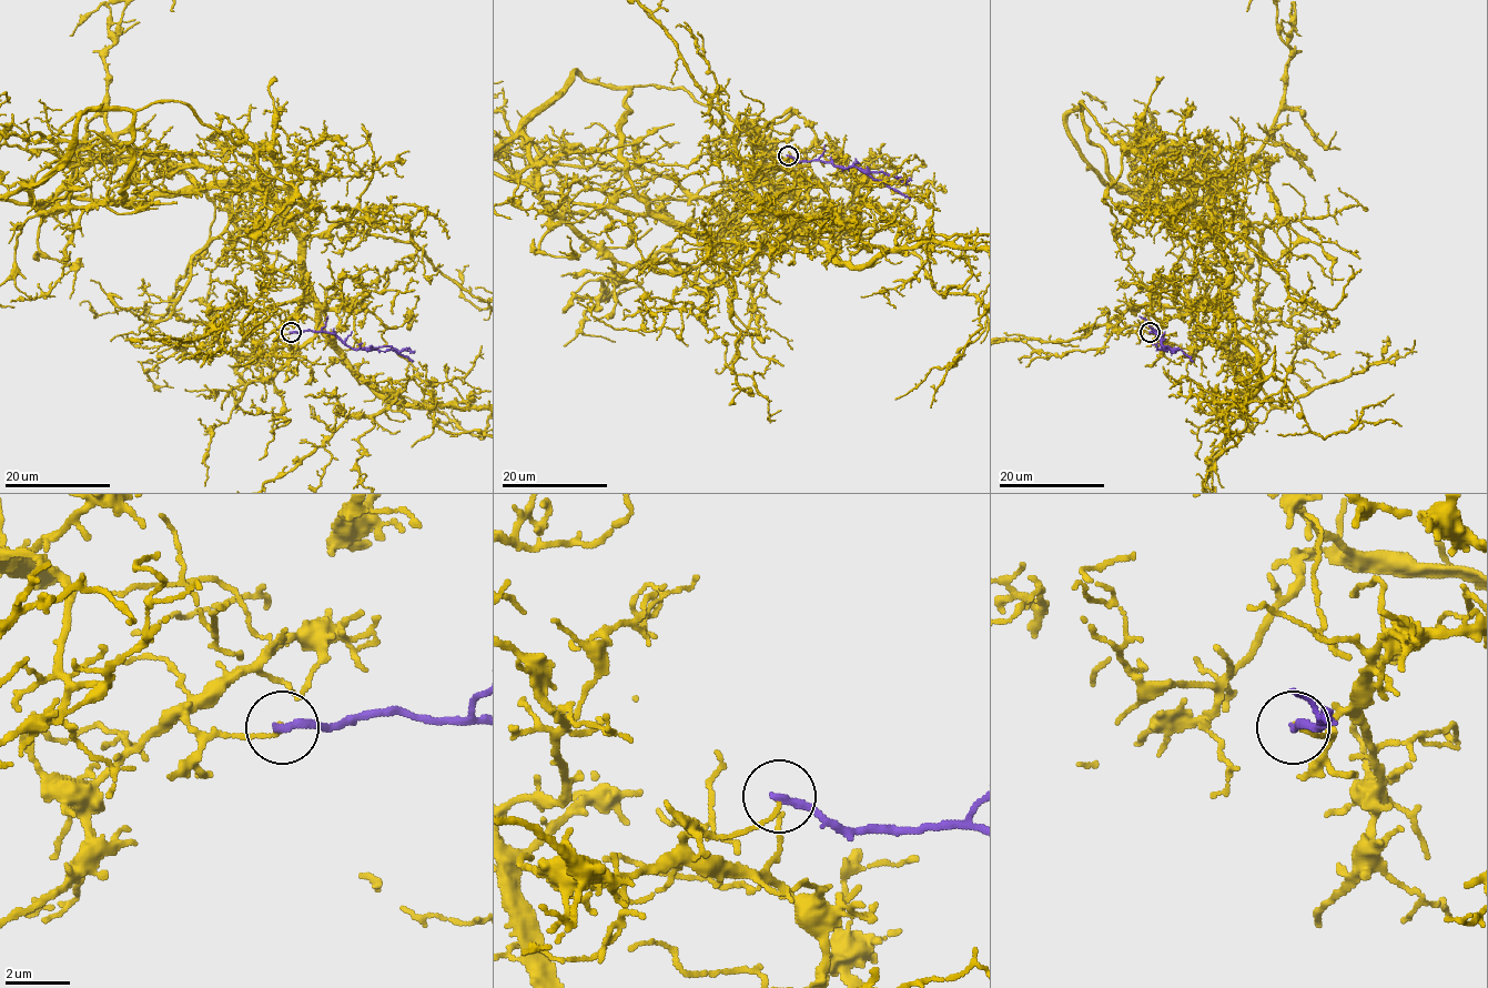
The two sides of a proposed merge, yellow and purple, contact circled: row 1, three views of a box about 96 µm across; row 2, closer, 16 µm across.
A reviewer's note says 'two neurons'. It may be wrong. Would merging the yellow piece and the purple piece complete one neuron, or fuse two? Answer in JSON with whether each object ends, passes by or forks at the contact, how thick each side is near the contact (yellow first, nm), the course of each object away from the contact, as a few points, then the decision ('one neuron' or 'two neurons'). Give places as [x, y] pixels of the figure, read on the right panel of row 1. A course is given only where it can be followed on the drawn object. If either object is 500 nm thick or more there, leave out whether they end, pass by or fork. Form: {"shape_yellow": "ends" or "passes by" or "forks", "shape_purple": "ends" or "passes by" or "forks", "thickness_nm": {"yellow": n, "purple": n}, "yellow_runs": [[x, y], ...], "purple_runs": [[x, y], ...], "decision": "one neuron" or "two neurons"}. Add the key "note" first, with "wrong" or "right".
{"note": "right", "shape_yellow": "ends", "shape_purple": "ends", "thickness_nm": {"yellow": 120, "purple": 260}, "yellow_runs": [[1151, 333], [1230, 279], [1213, 203], [1227, 183], [1178, 204], [1149, 160]], "purple_runs": [[1149, 333], [1154, 330], [1160, 336], [1161, 349], [1181, 350], [1193, 362]], "decision": "two neurons"}

